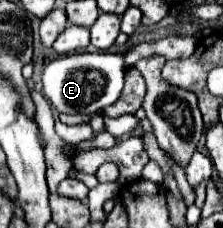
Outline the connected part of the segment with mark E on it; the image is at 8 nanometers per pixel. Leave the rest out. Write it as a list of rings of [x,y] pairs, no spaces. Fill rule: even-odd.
[[[70,53],[52,59],[44,73],[44,95],[58,113],[90,115],[112,105],[124,85],[122,53]]]

